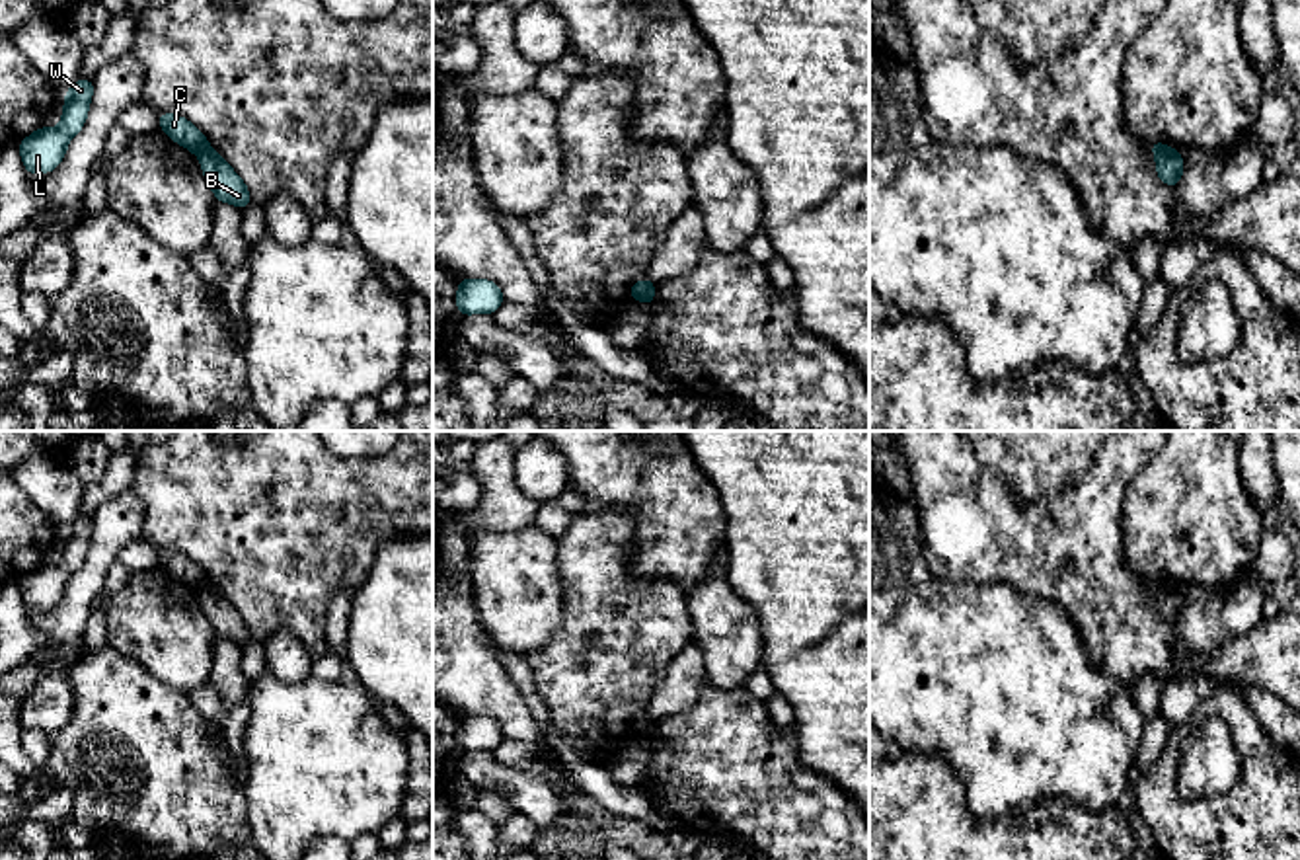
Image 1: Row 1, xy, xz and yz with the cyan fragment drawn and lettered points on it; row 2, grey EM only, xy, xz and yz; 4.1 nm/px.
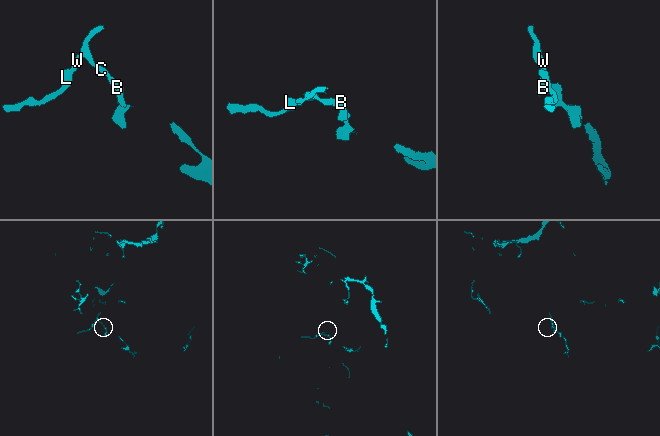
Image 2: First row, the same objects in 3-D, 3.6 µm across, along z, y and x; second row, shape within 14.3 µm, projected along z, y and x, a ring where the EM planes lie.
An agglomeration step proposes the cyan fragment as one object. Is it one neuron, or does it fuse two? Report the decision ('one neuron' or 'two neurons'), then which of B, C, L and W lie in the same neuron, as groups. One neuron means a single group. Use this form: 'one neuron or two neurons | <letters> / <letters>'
two neurons | B / C L W

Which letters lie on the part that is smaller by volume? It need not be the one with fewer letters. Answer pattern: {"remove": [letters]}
{"remove": ["C", "L", "W"]}

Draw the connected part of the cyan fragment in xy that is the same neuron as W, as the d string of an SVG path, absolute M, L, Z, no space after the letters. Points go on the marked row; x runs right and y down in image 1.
M78 78L68 92L57 129L41 127L18 144L27 174L53 172L66 154L70 138L82 131L92 103L94 80Z

